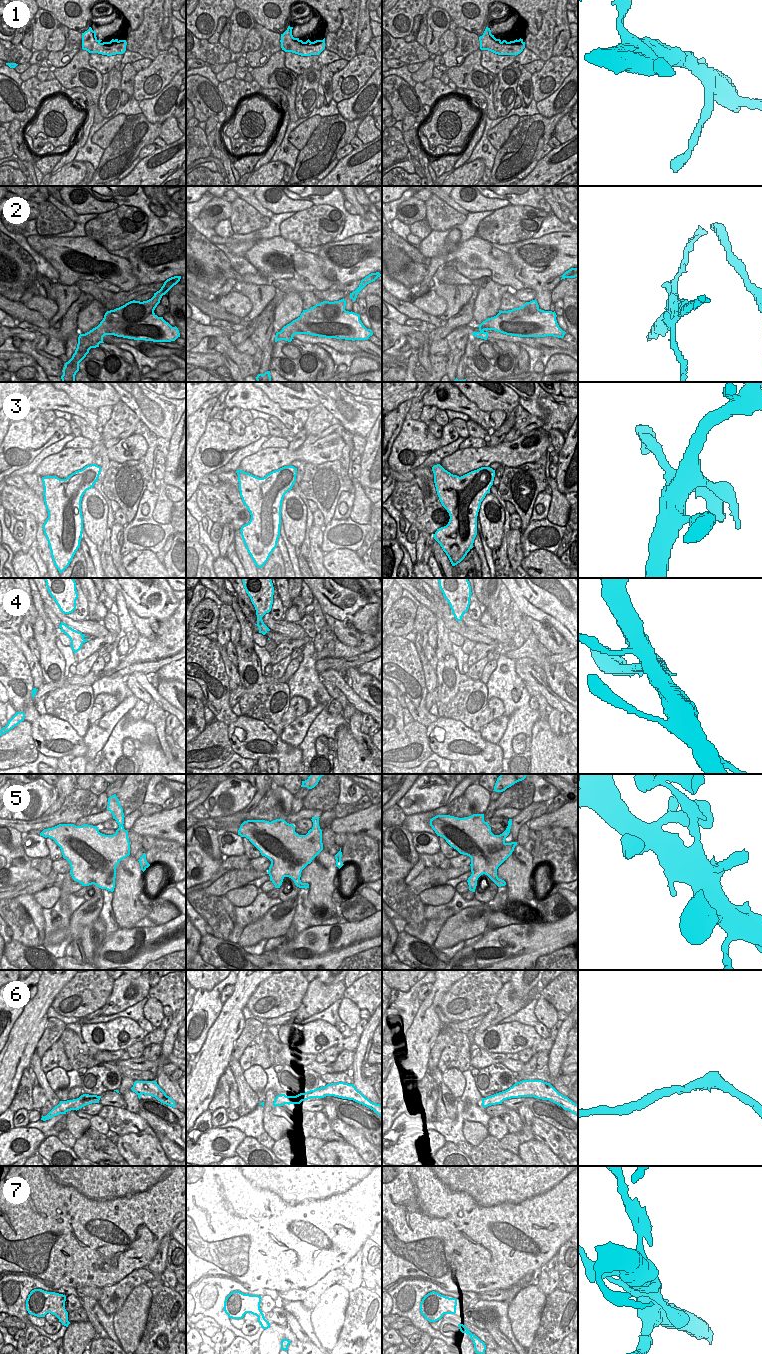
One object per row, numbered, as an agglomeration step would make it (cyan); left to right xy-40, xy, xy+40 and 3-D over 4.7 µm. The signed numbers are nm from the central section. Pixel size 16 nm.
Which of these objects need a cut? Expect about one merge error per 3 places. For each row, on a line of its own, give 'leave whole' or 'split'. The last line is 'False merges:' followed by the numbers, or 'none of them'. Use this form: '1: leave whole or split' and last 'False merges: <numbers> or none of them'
1: leave whole
2: split
3: leave whole
4: leave whole
5: split
6: leave whole
7: leave whole
False merges: 2, 5

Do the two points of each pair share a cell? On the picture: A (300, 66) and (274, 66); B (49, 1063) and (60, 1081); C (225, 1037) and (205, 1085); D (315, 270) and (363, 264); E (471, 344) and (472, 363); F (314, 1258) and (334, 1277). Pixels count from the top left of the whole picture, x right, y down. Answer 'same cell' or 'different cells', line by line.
A: different cells
B: different cells
C: same cell
D: different cells
E: same cell
F: different cells

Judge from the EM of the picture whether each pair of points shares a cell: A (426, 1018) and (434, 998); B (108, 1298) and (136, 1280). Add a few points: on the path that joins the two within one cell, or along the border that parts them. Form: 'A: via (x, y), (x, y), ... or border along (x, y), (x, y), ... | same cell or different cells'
A: via (426, 1013), (429, 1003) | same cell
B: via (115, 1292), (119, 1292), (129, 1283) | same cell

